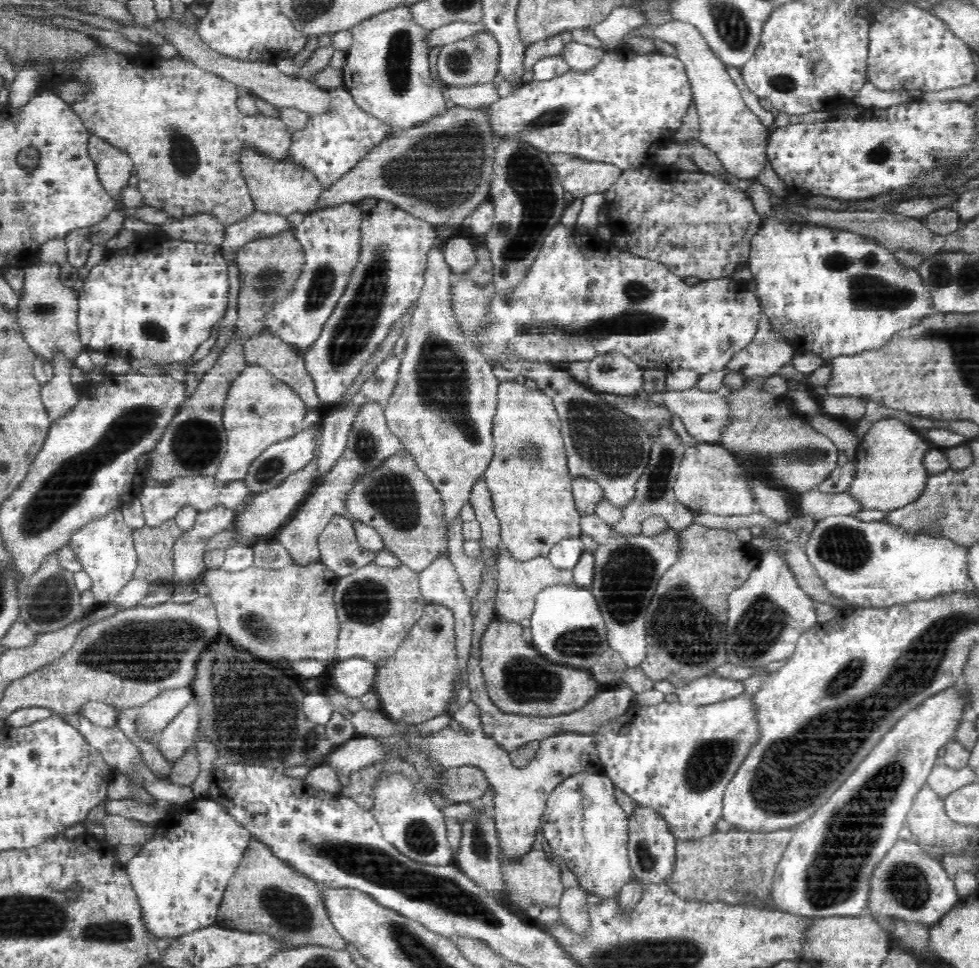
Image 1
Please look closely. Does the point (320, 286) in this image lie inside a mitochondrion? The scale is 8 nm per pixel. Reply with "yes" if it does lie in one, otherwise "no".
yes

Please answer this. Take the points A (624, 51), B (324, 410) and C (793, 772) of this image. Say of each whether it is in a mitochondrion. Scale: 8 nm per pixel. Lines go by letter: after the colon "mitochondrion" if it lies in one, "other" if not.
A: other
B: other
C: mitochondrion

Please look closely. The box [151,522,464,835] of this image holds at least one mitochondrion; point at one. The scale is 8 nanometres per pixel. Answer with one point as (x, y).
(250, 712)

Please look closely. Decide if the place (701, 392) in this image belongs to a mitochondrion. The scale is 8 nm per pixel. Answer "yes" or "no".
no

